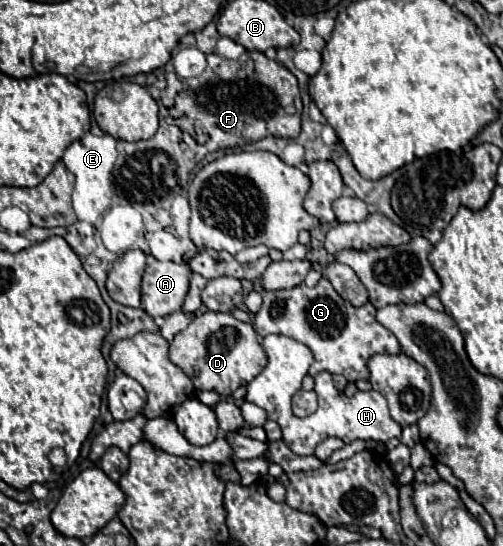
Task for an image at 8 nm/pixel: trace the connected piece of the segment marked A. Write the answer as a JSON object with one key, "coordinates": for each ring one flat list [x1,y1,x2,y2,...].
{"coordinates":[[151,259,147,263,141,285,141,301,151,317,163,317,179,311,183,307,187,291,189,271,185,265,157,259]]}

